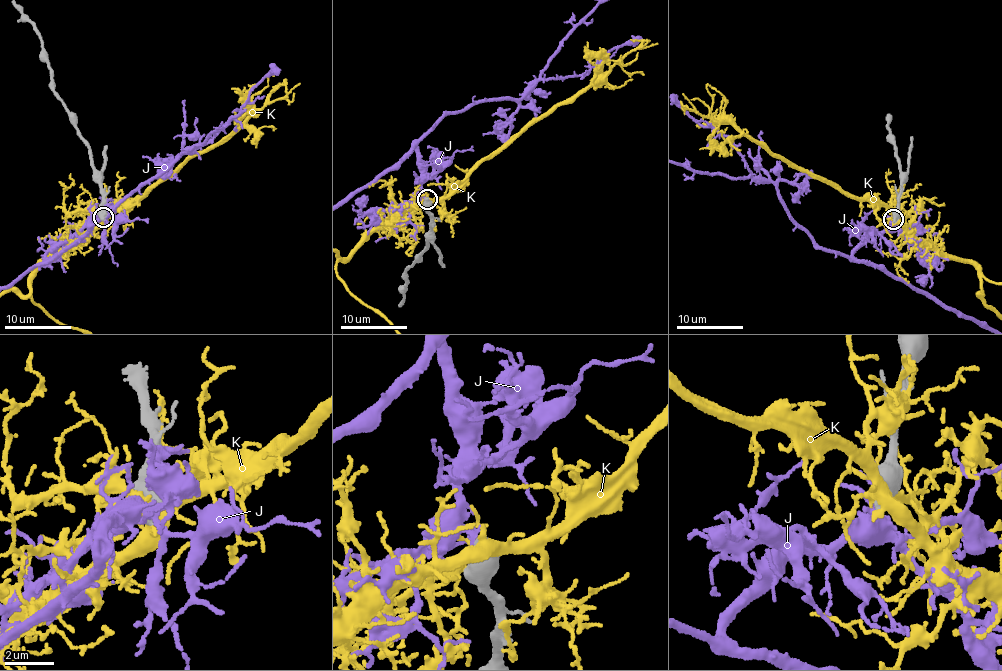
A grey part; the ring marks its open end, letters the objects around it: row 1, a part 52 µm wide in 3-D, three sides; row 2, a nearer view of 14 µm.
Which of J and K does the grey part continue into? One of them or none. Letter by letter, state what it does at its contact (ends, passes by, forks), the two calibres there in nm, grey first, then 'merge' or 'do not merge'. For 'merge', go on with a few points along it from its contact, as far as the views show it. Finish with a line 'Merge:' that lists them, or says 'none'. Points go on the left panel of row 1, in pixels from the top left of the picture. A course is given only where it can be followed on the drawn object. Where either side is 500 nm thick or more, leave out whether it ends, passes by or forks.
J: 650/220 nm | do not merge
K: 750/440 nm | do not merge
Merge: none

